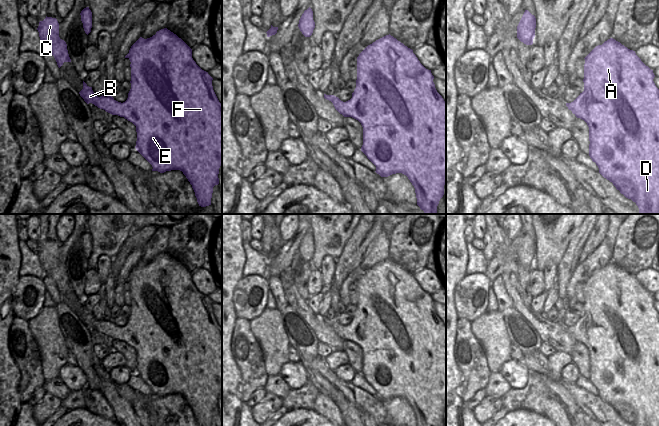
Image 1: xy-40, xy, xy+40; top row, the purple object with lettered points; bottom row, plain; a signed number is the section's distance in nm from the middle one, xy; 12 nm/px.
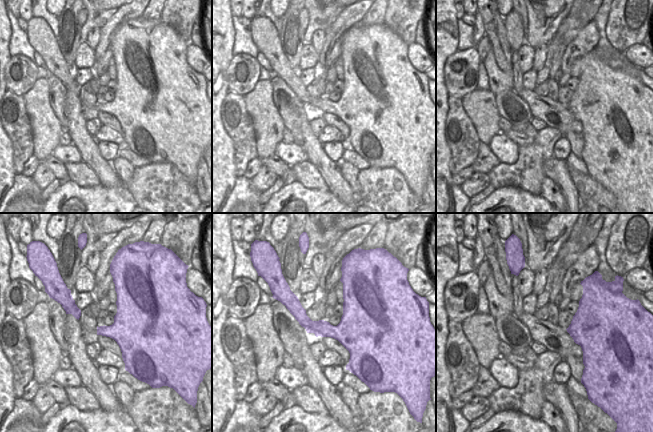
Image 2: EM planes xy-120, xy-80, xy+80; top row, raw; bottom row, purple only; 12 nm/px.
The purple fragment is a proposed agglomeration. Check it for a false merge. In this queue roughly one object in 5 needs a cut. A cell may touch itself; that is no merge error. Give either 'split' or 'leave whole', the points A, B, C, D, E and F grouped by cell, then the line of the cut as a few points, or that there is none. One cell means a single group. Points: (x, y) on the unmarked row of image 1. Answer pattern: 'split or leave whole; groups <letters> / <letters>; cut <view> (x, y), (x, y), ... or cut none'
leave whole; groups A B C D E F; cut none

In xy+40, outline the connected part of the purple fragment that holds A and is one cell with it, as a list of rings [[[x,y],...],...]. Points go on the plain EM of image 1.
[[[613,262],[596,270],[584,283],[584,315],[573,326],[566,327],[566,330],[577,342],[584,344],[589,351],[590,382],[598,390],[599,397],[612,406],[626,422],[633,426],[659,426],[659,313],[653,305],[655,301],[653,294],[641,285],[635,275],[628,273]]]

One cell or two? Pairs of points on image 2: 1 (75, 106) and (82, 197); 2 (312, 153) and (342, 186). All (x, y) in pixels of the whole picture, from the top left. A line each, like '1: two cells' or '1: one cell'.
1: two cells
2: one cell

